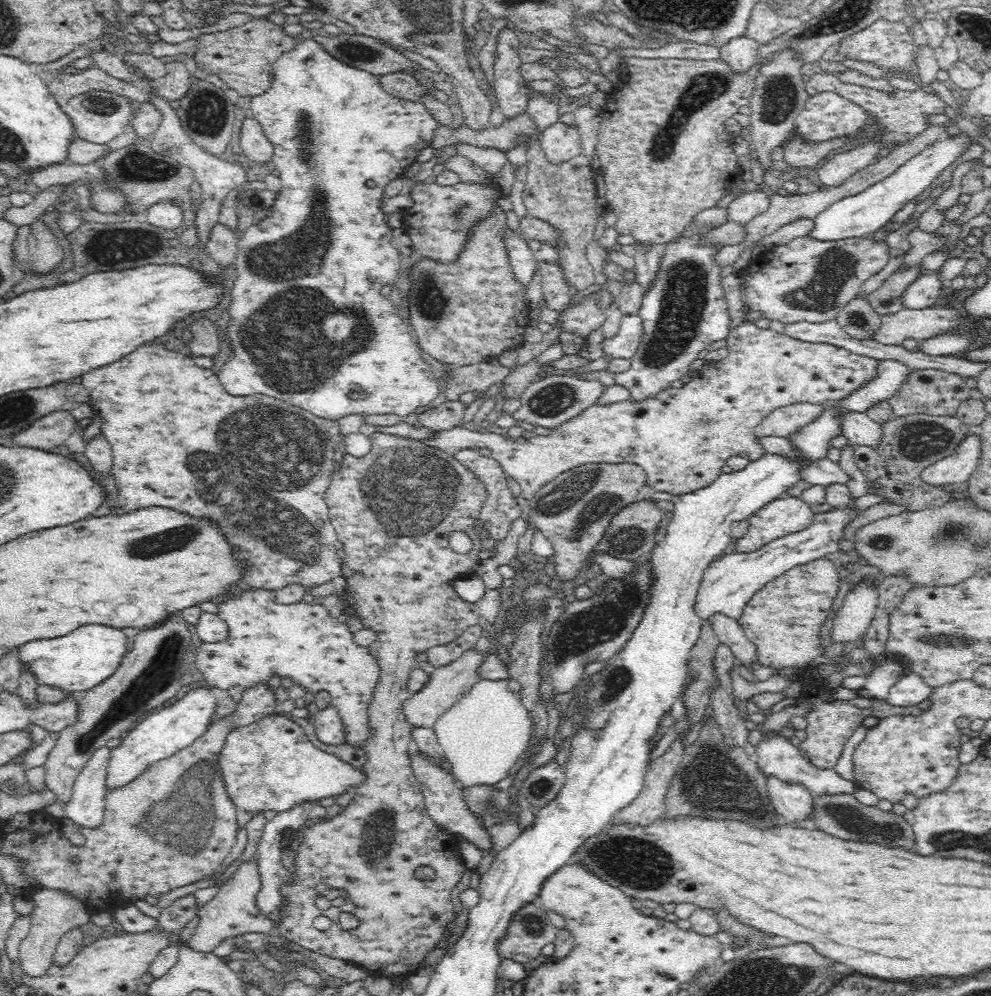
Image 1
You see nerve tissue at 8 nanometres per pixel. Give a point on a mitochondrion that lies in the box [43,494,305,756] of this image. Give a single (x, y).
(150, 682)

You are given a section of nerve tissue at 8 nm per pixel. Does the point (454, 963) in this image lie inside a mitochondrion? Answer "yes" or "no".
no

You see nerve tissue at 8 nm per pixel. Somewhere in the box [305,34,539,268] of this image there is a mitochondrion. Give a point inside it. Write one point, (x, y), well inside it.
(350, 52)

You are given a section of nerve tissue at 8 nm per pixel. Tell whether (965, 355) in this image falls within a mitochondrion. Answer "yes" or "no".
no

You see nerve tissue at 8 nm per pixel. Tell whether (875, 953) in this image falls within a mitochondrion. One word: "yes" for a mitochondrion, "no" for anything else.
no

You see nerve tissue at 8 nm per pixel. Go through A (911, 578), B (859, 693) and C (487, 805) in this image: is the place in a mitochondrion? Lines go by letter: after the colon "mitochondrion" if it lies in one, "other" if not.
A: other
B: other
C: mitochondrion

